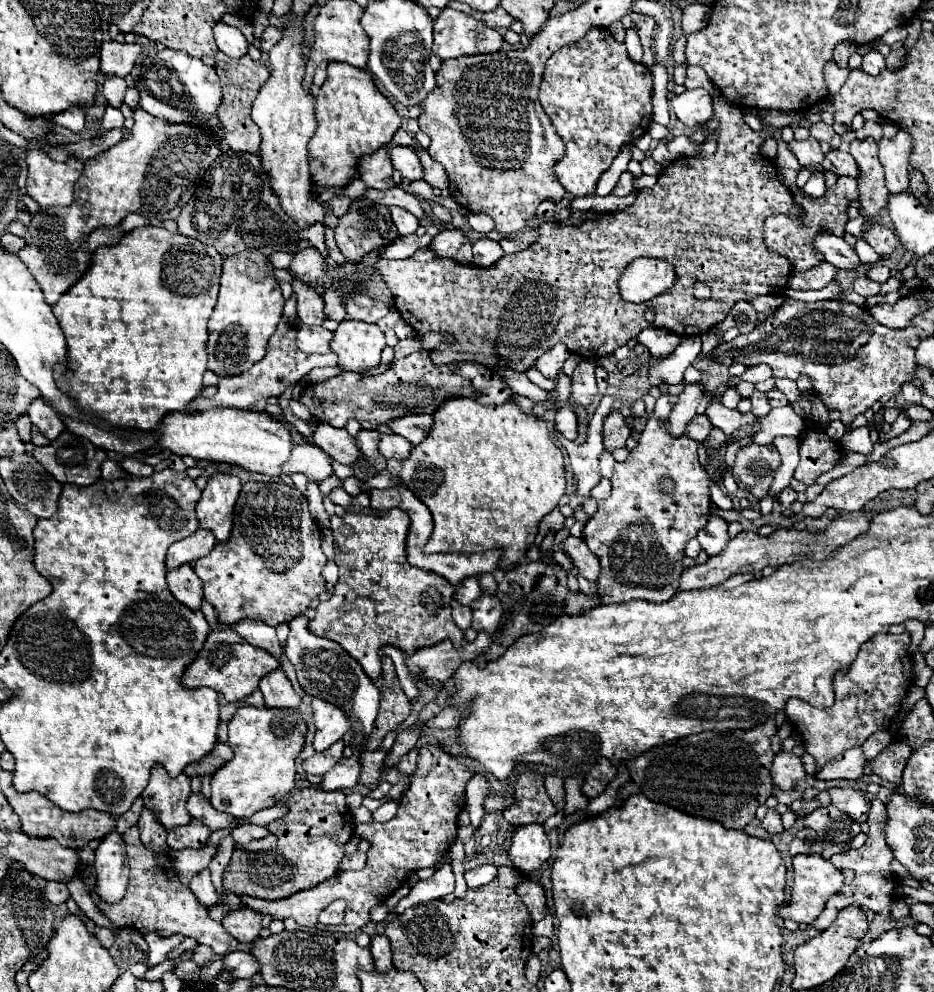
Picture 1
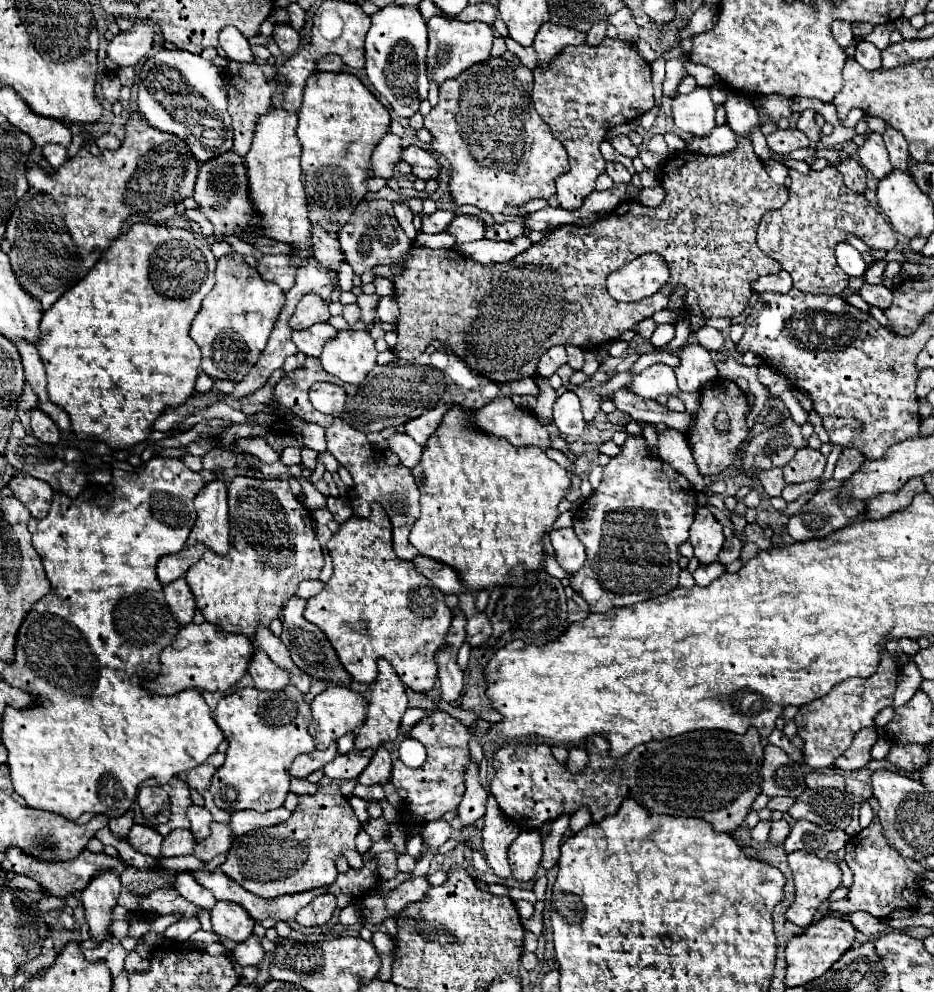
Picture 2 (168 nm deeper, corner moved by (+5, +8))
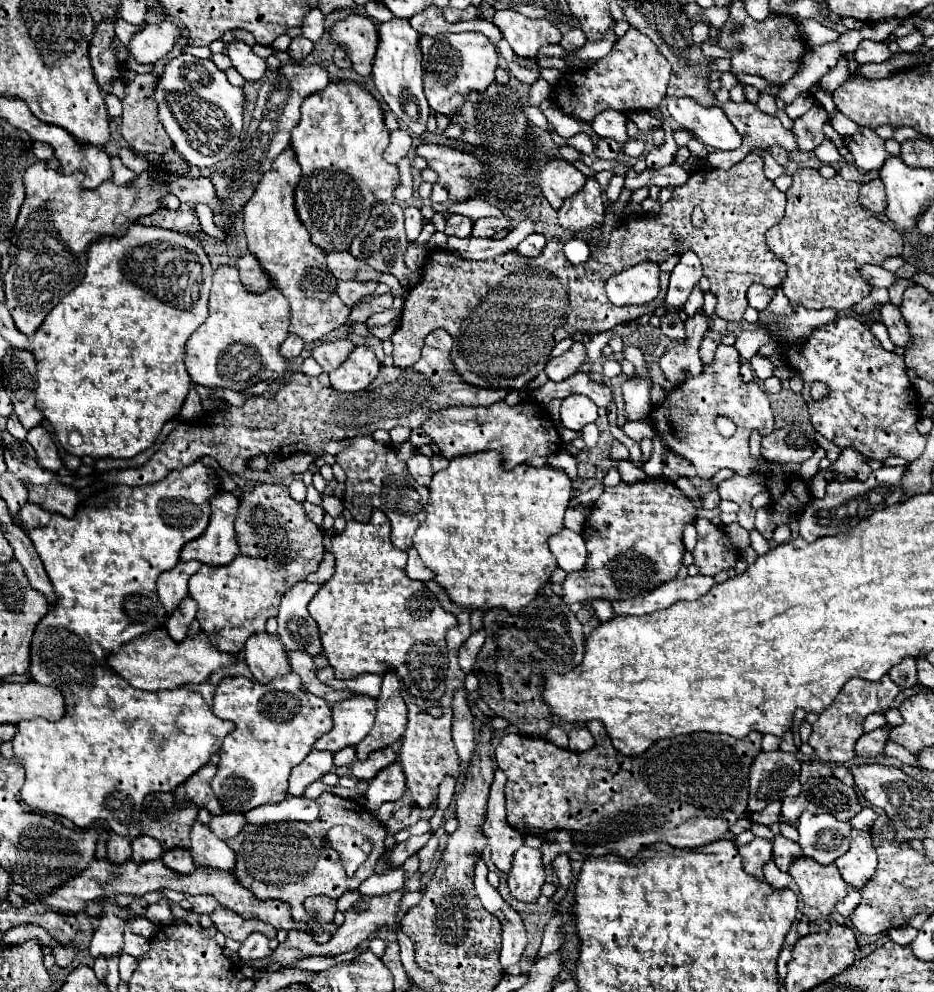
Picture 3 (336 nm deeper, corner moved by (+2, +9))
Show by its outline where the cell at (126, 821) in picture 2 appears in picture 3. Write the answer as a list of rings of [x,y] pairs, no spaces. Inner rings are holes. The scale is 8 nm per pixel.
[[[111,831],[111,839],[107,843],[107,859],[113,865],[121,865],[131,859],[131,841],[119,837],[117,833]]]

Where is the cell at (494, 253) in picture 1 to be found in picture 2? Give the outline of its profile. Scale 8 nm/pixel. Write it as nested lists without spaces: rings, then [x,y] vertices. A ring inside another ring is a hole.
[[[518,236],[514,240],[508,240],[508,242],[494,242],[494,240],[482,238],[478,242],[458,244],[456,250],[462,256],[472,258],[480,264],[494,264],[494,262],[510,262],[514,256],[528,250],[530,246],[532,246],[532,242],[526,236]]]

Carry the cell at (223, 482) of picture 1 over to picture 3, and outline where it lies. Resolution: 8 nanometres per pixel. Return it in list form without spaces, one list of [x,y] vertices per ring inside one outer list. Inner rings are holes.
[[[221,491],[211,499],[211,519],[205,533],[189,541],[179,555],[179,561],[199,561],[205,565],[221,567],[229,565],[239,555],[239,545],[235,541],[235,517],[239,499],[233,493]]]

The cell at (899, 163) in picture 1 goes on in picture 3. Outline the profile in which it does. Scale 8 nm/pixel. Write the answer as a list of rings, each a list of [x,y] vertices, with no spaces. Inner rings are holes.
[[[861,127],[857,135],[845,137],[843,143],[861,171],[879,171],[889,157],[883,139],[871,127]]]

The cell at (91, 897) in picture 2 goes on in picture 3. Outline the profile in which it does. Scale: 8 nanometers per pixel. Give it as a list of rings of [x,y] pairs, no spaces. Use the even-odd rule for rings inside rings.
[[[111,899],[103,901],[105,915],[99,919],[99,929],[93,933],[89,953],[93,959],[97,957],[113,957],[123,951],[123,929],[127,911],[115,905]]]

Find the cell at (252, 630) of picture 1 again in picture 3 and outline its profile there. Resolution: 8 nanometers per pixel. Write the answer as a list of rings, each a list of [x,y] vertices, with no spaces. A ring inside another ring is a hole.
[[[289,651],[289,663],[291,663],[291,669],[301,677],[301,685],[309,693],[313,693],[317,697],[323,697],[325,701],[331,701],[331,703],[349,699],[353,695],[351,691],[337,691],[337,689],[321,683],[315,675],[315,663],[313,663],[313,657],[309,653]]]

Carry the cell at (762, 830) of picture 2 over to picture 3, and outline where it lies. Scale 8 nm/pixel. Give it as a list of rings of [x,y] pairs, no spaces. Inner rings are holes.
[[[755,837],[751,843],[741,845],[739,853],[743,857],[743,869],[755,879],[763,879],[763,865],[771,859],[771,841]]]

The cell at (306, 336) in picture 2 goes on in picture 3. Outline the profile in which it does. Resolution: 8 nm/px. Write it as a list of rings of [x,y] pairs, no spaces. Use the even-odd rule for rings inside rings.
[[[337,339],[333,343],[319,343],[313,347],[313,359],[323,367],[325,373],[335,371],[341,363],[345,363],[345,357],[351,355],[355,343],[349,339]]]

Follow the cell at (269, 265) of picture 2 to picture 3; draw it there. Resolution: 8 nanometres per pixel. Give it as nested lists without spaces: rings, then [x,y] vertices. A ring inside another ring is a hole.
[[[245,253],[239,261],[237,261],[237,269],[241,271],[241,283],[245,283],[245,291],[253,291],[253,293],[261,293],[269,289],[269,277],[267,273],[261,269],[261,265],[257,263],[257,259],[251,253]]]

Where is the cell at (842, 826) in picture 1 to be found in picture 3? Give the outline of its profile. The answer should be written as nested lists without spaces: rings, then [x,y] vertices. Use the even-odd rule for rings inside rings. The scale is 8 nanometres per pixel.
[[[837,777],[809,779],[801,787],[801,795],[781,801],[781,817],[793,825],[803,811],[831,813],[841,821],[853,819],[859,811],[859,799],[855,789],[843,785]]]

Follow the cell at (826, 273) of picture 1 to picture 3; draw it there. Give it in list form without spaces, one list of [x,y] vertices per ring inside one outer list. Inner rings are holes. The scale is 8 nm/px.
[[[751,285],[747,289],[747,303],[749,303],[749,307],[753,307],[753,309],[757,309],[761,313],[769,305],[769,301],[773,297],[773,291],[775,289],[765,287],[765,285]]]

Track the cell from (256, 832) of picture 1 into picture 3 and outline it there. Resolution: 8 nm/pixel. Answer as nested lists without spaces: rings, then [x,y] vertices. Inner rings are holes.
[[[287,797],[277,805],[257,807],[245,813],[247,823],[277,823],[277,821],[305,821],[311,823],[319,815],[317,801],[305,797]]]

